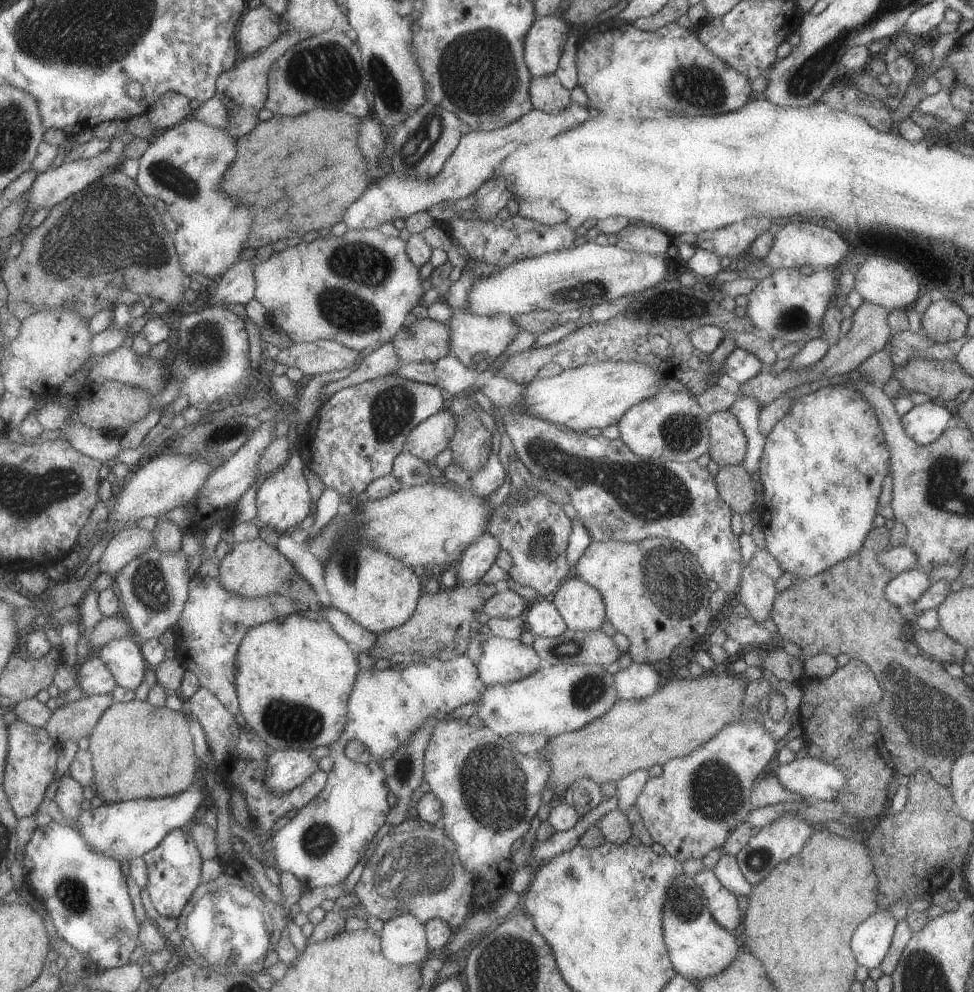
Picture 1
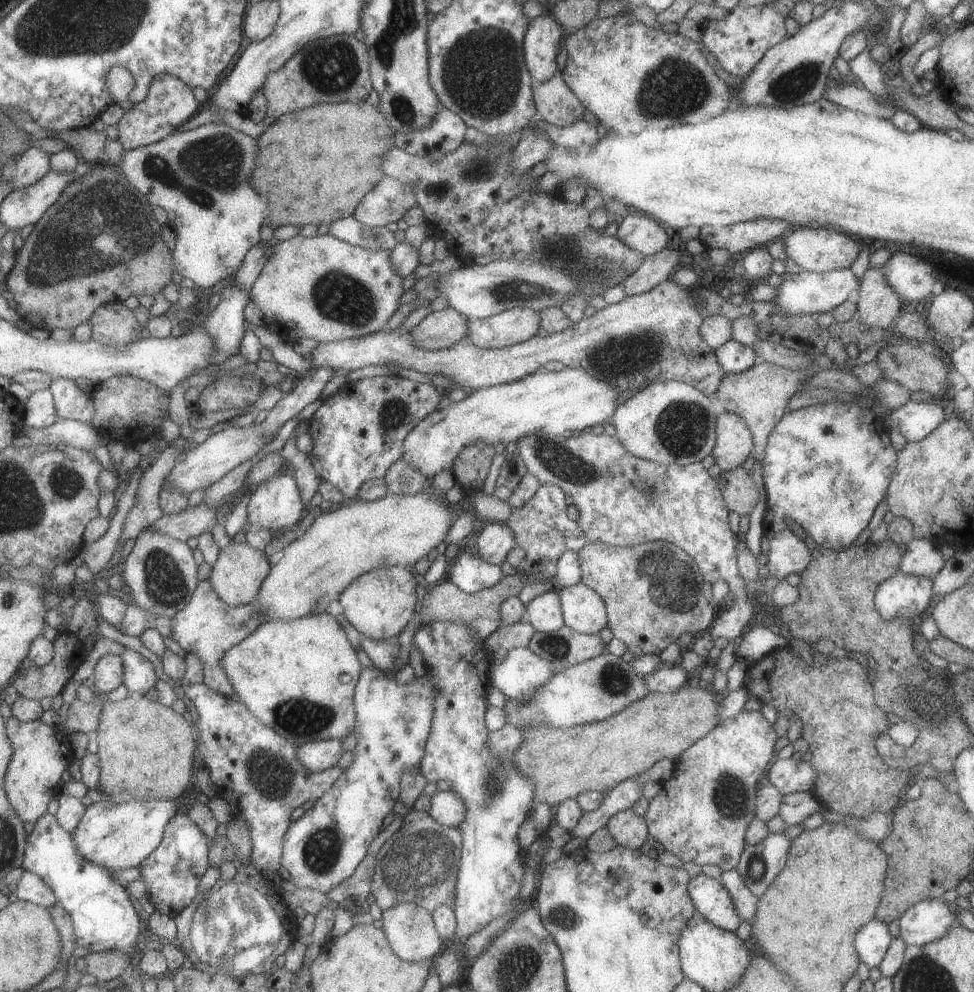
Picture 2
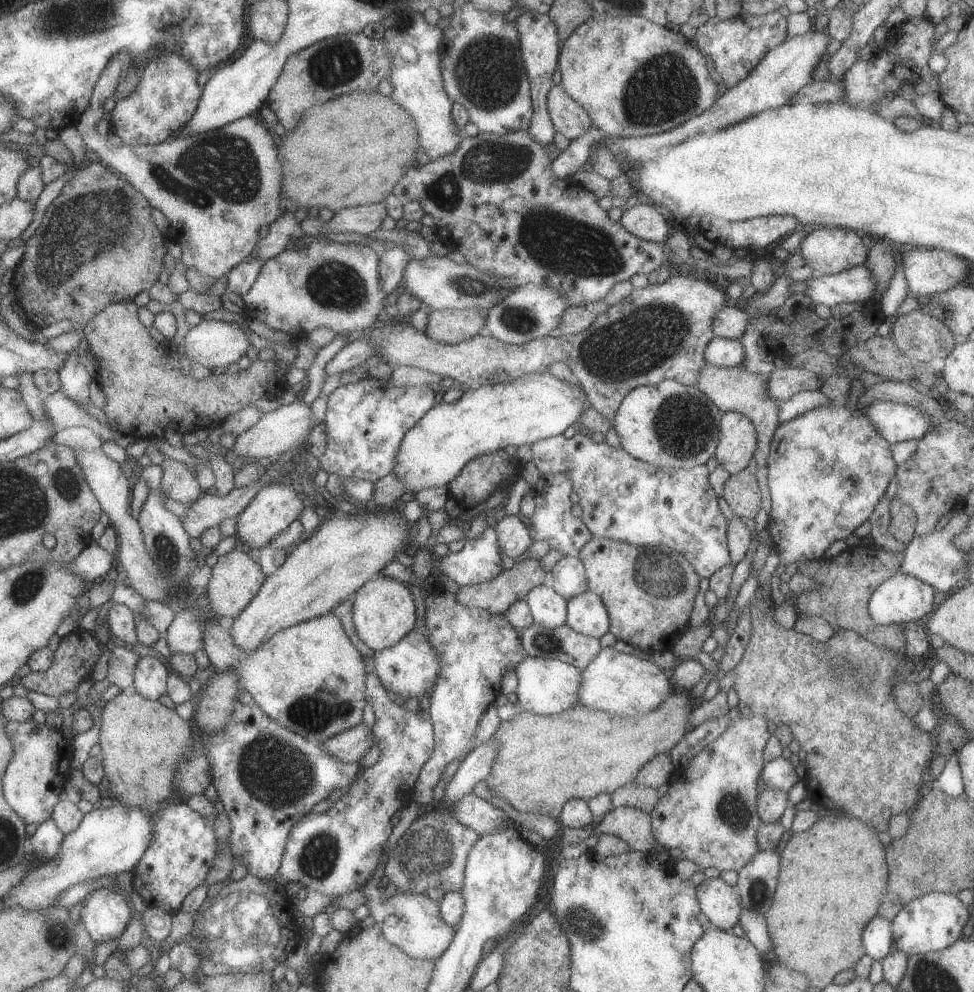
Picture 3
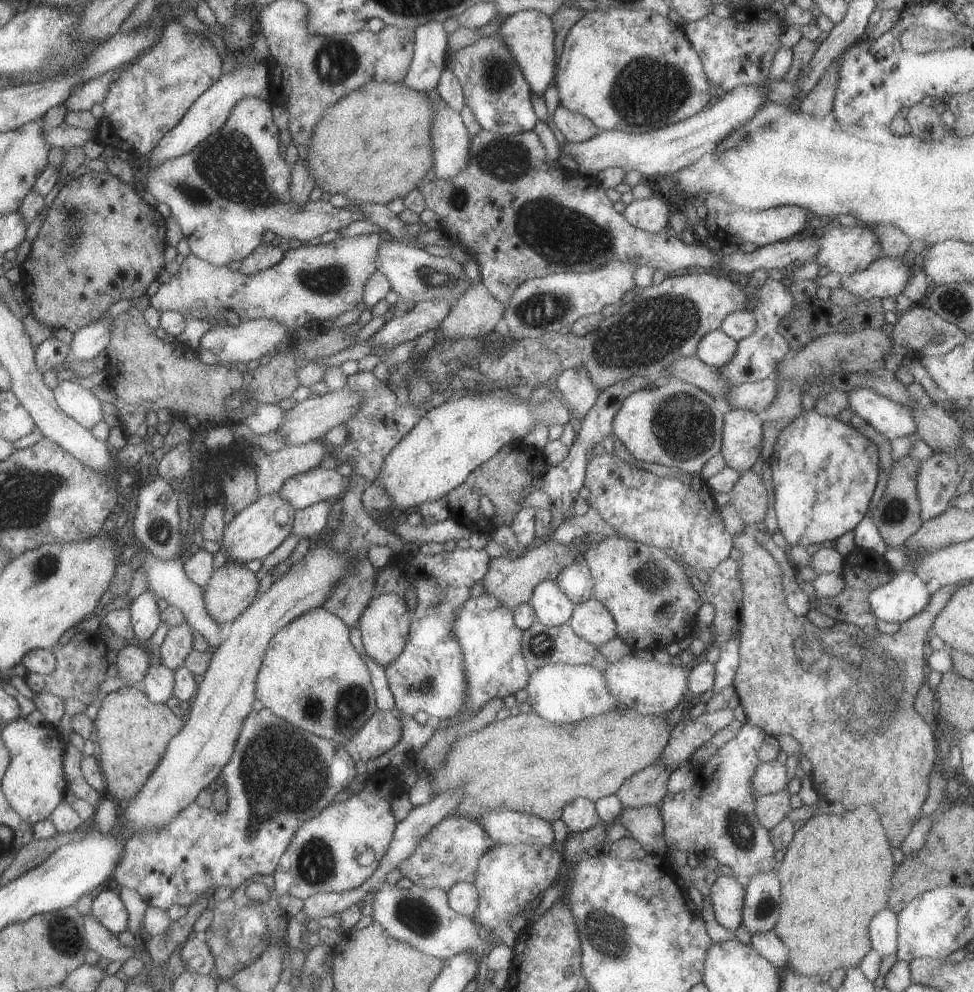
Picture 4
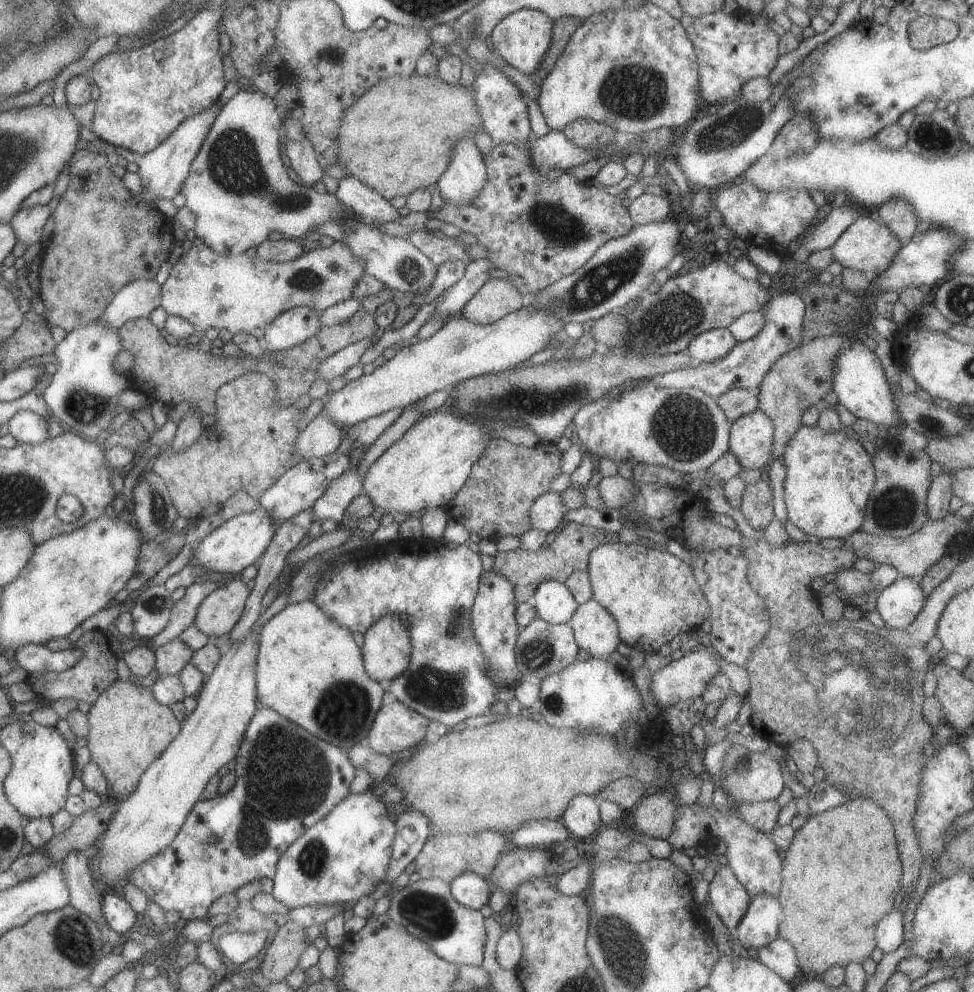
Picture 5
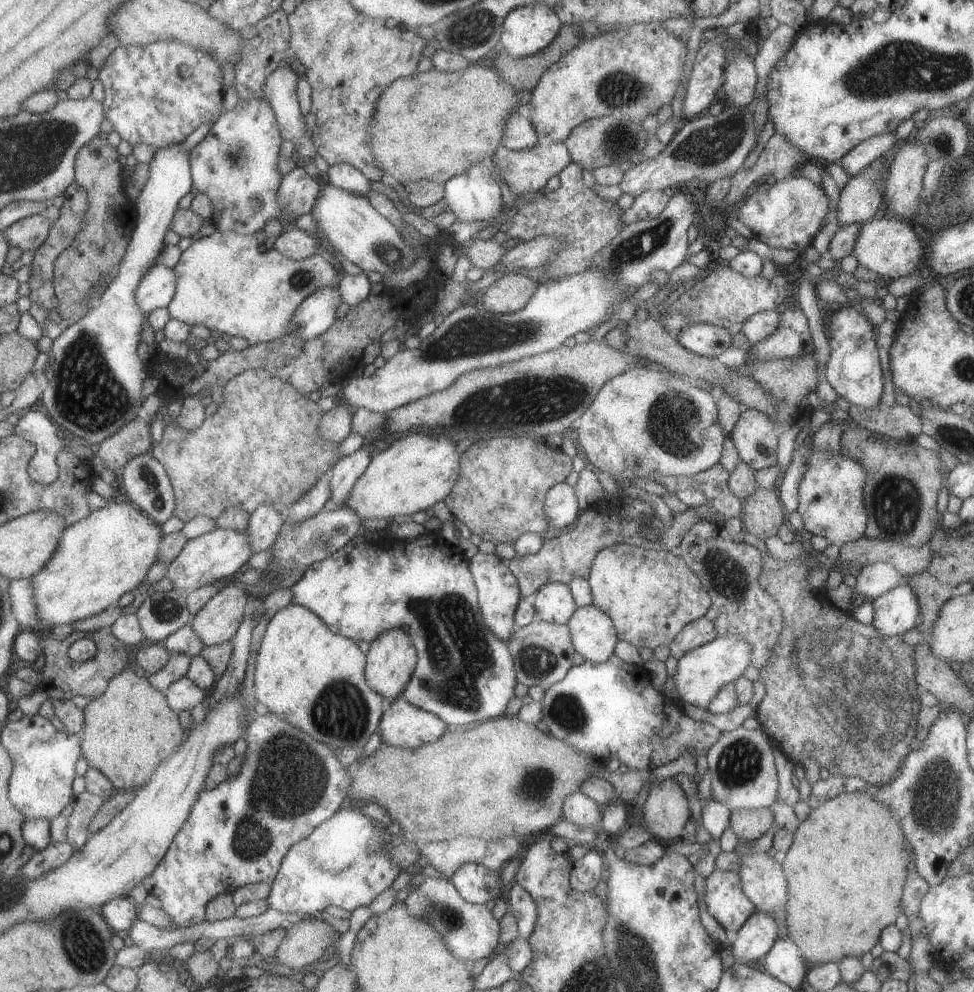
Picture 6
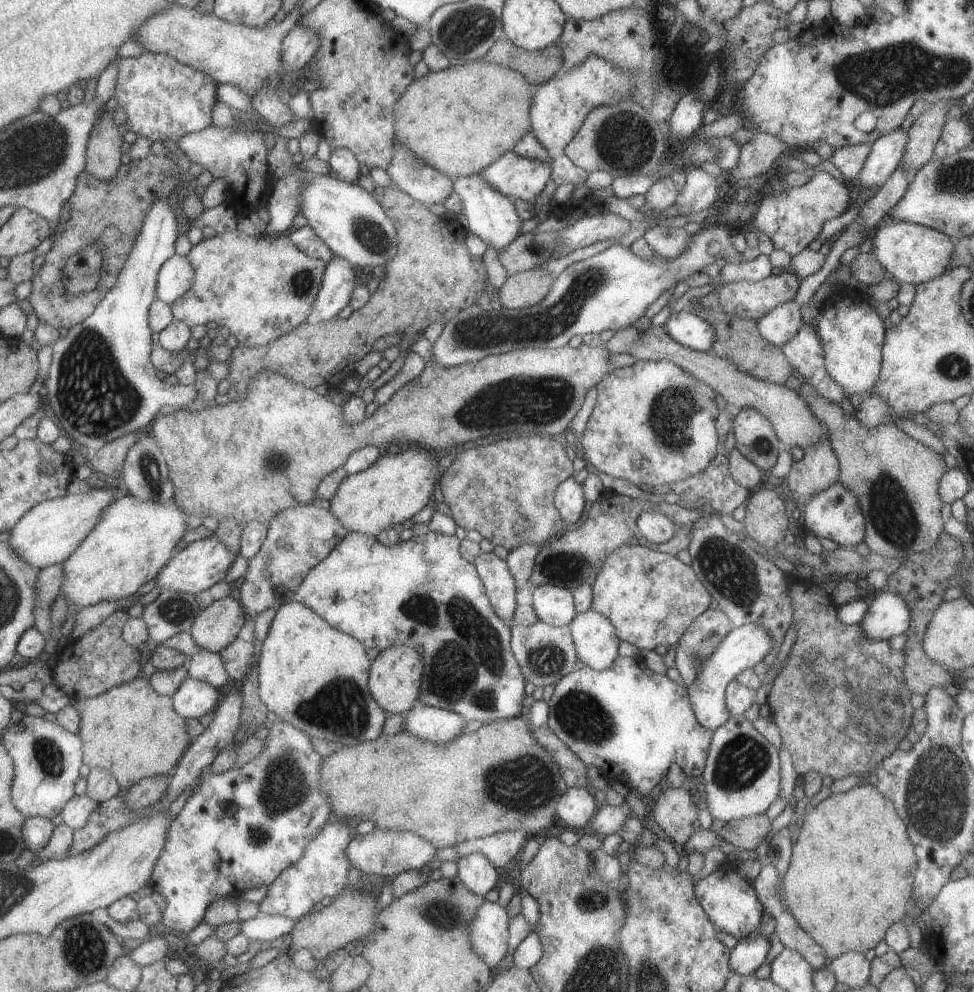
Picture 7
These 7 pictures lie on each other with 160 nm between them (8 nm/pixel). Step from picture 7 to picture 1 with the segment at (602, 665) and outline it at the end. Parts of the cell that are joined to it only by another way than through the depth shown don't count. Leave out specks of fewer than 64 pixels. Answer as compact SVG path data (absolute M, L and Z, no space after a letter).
M574 574L561 582L552 604L571 631L596 630L606 618L599 592Z

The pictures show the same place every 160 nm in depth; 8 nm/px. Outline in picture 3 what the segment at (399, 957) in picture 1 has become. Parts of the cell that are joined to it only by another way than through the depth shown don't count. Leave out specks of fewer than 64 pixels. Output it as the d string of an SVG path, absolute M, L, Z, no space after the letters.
M410 800L400 811L400 819L392 828L388 839L384 844L383 856L380 863L376 864L372 877L359 889L366 896L368 914L373 917L374 924L379 927L385 940L392 945L398 946L407 956L414 959L436 959L443 954L454 937L455 928L450 927L440 915L439 899L433 900L426 894L409 894L396 892L392 896L386 896L384 888L378 886L379 880L384 875L384 866L388 861L390 852L394 849L401 835L409 828L409 825L419 816L419 805Z

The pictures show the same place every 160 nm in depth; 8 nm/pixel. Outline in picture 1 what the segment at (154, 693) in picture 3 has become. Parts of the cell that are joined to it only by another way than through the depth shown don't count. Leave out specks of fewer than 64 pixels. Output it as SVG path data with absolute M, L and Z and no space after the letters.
M129 636L115 638L93 654L101 660L103 666L109 670L116 686L135 691L143 680L143 672L147 667L139 643Z

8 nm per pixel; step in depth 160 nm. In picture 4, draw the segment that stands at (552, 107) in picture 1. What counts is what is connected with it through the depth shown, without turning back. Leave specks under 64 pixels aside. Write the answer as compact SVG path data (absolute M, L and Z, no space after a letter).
M560 103L555 108L551 121L565 140L571 143L584 142L601 132L589 121L589 118L566 110Z

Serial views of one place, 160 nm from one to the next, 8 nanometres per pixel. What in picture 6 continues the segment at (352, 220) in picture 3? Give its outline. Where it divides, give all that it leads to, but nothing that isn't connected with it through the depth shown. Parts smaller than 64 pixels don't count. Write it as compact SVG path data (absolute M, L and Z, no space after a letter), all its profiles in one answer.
M241 99L229 111L223 111L205 134L204 138L189 152L190 177L199 193L206 194L213 205L211 224L222 233L234 232L240 235L253 235L262 229L269 218L279 220L285 225L292 215L282 211L275 202L275 192L281 177L277 170L280 137L276 116L265 100Z

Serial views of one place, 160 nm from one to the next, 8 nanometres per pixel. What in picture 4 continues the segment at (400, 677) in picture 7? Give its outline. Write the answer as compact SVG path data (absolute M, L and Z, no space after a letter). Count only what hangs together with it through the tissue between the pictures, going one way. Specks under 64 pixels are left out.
M392 593L372 596L362 611L357 629L361 634L361 642L363 643L363 649L365 649L364 654L383 669L387 664L393 662L393 658L397 658L397 654L401 654L401 650L407 643L409 624L411 624L410 614L404 598Z

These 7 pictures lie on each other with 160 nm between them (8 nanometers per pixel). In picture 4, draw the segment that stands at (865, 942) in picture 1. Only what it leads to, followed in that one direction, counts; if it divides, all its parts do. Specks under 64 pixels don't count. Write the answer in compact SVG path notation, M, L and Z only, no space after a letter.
M887 909L877 912L871 918L867 932L871 948L881 958L895 953L897 941L897 920L895 913Z

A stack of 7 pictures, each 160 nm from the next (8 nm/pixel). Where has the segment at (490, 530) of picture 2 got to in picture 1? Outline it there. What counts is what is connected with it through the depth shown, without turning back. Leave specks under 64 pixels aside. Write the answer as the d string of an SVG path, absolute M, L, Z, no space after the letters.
M488 533L477 538L477 542L471 542L471 546L467 546L457 560L457 583L479 583L483 574L494 564L497 550L500 550L497 540Z

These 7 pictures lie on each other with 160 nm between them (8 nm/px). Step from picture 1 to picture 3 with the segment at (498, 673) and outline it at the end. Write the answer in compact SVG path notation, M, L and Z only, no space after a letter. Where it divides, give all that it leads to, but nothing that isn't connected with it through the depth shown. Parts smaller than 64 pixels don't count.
M527 656L514 666L514 673L518 680L514 690L518 709L538 715L552 715L578 706L577 691L581 682L581 669L559 659Z

